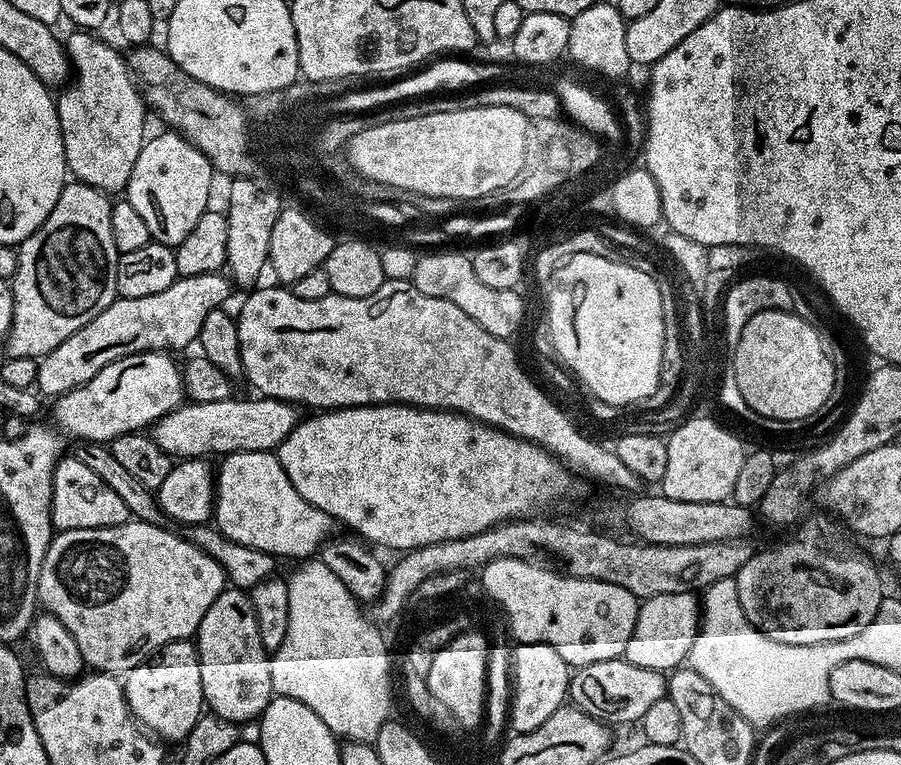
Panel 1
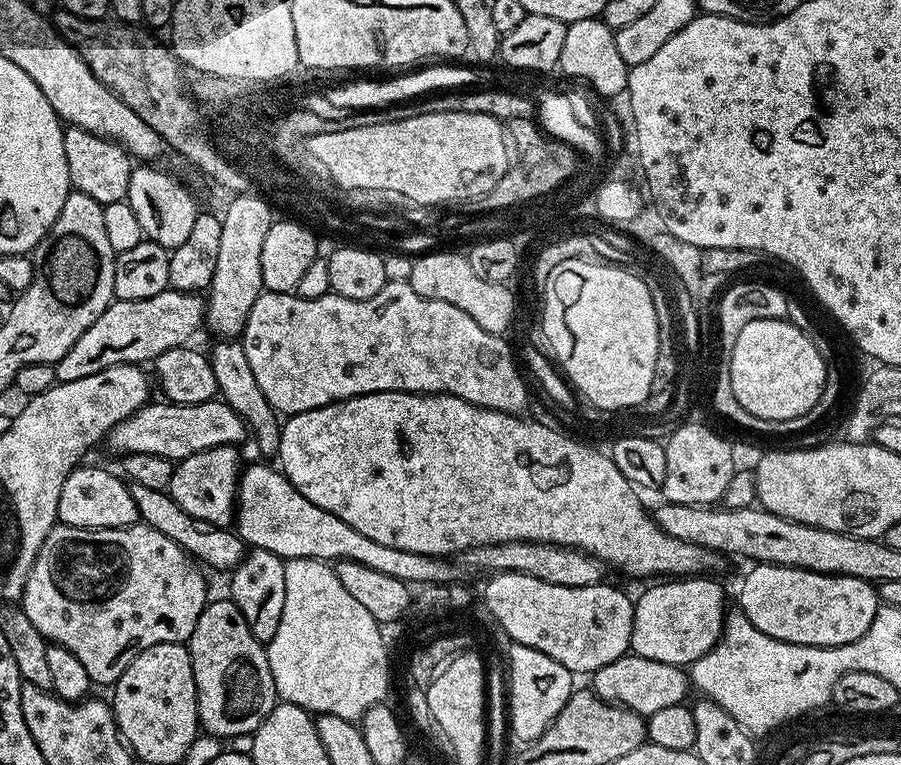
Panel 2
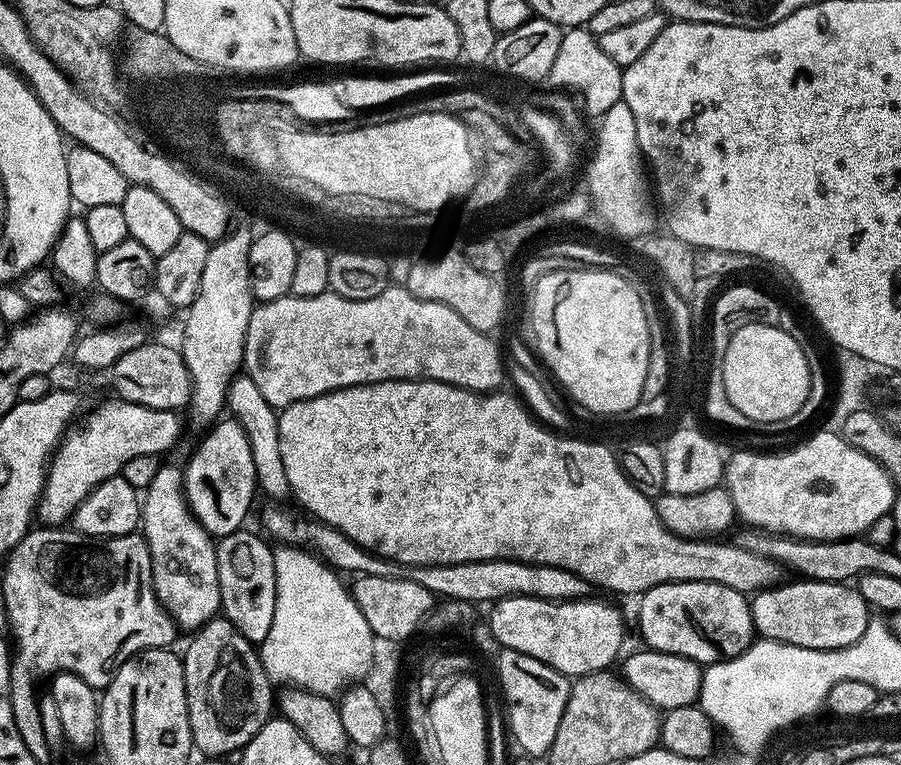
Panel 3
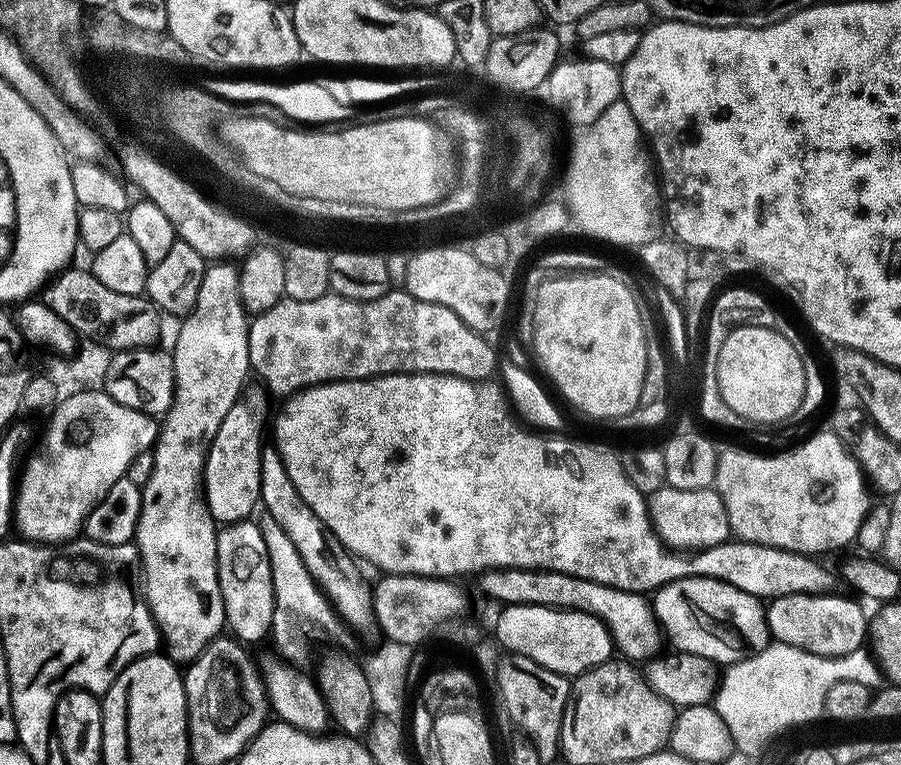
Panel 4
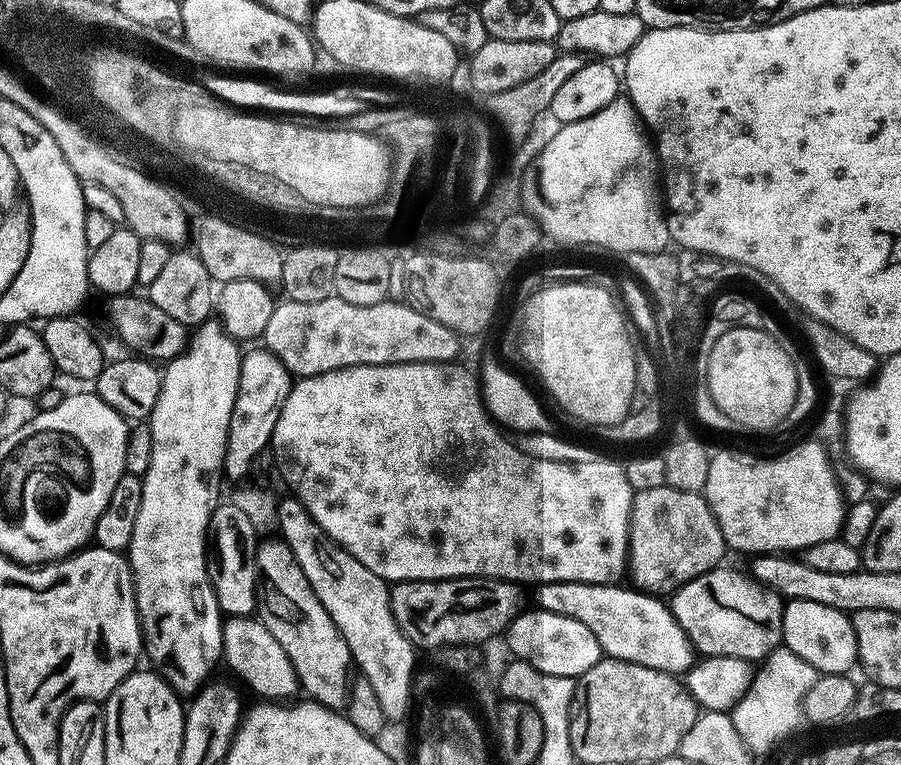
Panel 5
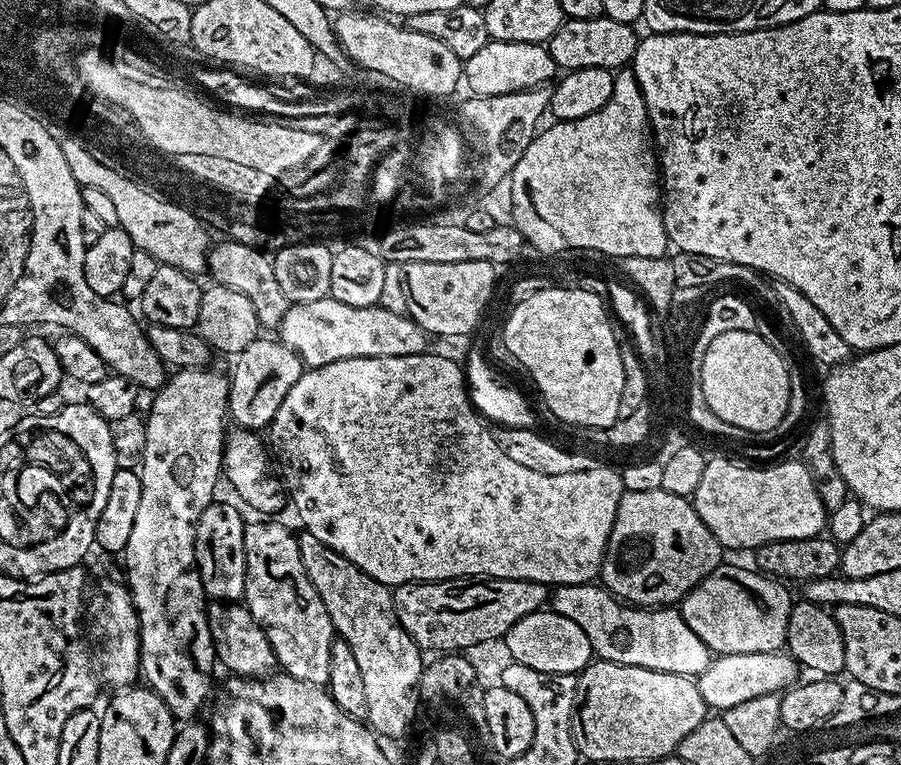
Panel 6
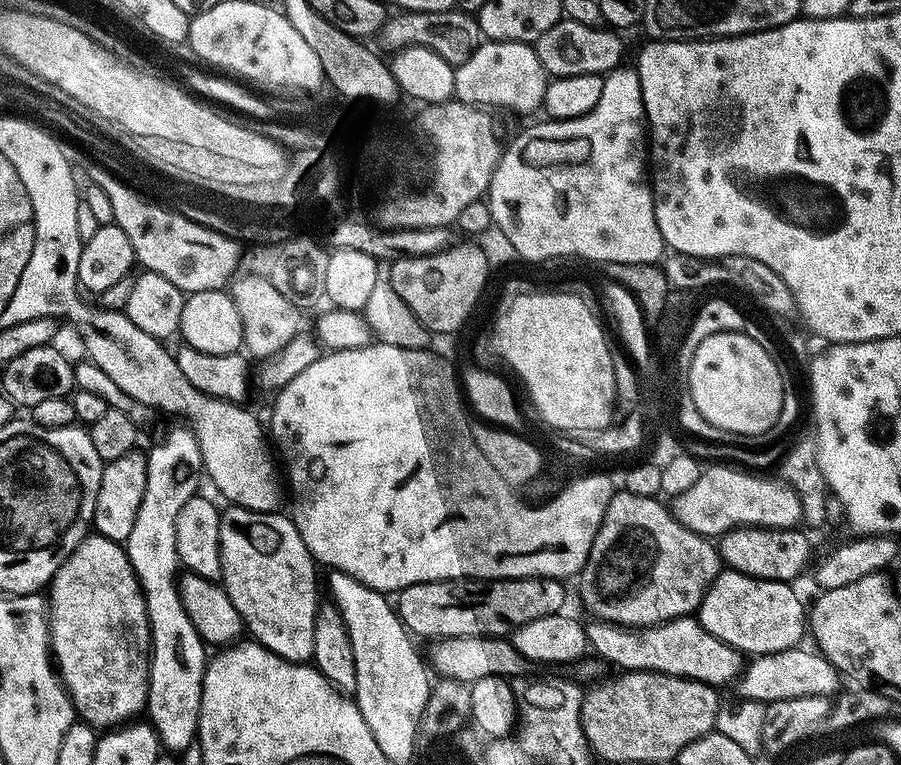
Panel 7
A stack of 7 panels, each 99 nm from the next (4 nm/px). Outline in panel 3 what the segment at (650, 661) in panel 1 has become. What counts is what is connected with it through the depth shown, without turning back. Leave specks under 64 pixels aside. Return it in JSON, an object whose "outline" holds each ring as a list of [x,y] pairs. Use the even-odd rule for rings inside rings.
{"outline":[[[674,582],[654,586],[640,600],[640,636],[654,652],[678,654],[707,666],[741,656],[757,635],[749,597],[718,582]]]}

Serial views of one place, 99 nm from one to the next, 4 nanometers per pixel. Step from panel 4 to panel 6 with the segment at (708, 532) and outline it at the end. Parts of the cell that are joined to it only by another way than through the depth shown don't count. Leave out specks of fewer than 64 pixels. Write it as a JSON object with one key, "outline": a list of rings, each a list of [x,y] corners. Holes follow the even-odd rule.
{"outline":[[[664,488],[625,492],[618,502],[618,514],[614,514],[614,526],[610,530],[598,580],[617,600],[626,604],[641,608],[676,606],[687,592],[694,590],[702,578],[709,576],[721,564],[720,555],[722,549],[718,538],[706,530],[689,497],[670,494]]]}

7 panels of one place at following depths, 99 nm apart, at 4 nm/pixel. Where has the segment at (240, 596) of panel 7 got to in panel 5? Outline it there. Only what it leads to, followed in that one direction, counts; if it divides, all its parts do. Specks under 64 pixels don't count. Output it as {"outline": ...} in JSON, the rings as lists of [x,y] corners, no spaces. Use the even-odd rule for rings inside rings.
{"outline":[[[268,538],[256,546],[256,565],[260,567],[263,583],[268,583],[268,592],[276,600],[285,600],[296,611],[300,620],[264,620],[266,630],[278,638],[278,646],[286,650],[286,658],[296,668],[296,676],[300,679],[303,695],[311,698],[324,708],[344,710],[350,704],[350,680],[348,671],[353,671],[350,646],[346,646],[346,638],[334,626],[330,614],[318,602],[314,590],[310,590],[310,582],[306,582],[306,574],[302,574],[302,566],[294,558],[290,546],[283,539]]]}

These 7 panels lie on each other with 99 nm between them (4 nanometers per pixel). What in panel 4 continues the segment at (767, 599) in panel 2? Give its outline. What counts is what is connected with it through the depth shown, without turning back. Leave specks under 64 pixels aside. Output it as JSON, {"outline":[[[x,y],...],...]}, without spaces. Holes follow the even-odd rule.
{"outline":[[[786,594],[767,605],[768,631],[773,641],[789,644],[819,656],[846,656],[865,647],[869,617],[864,608],[846,596]]]}

